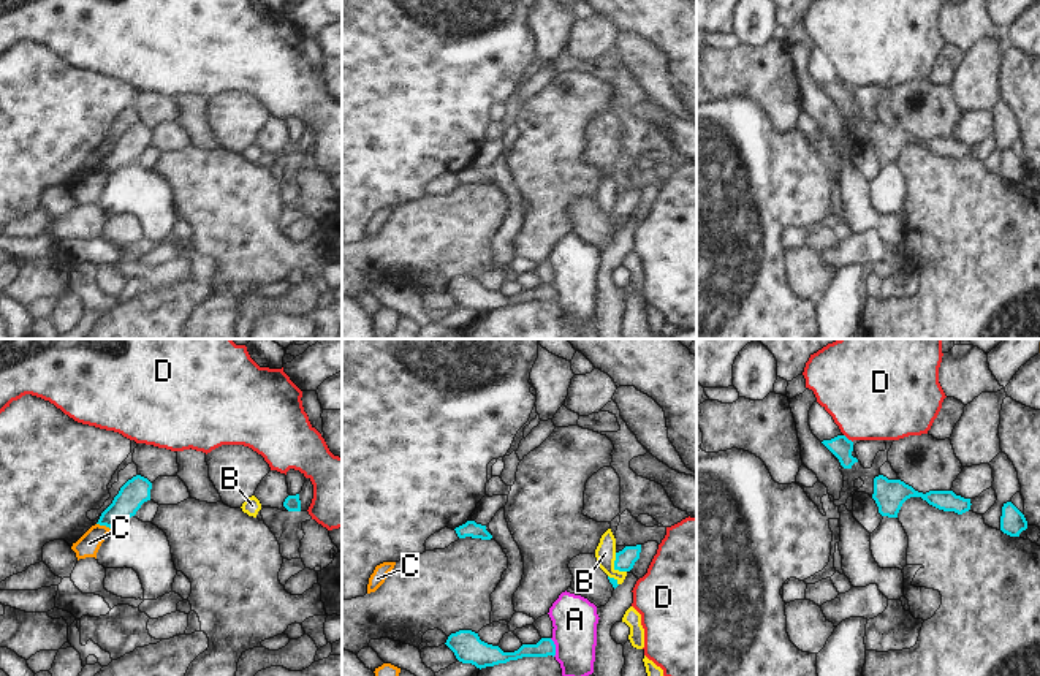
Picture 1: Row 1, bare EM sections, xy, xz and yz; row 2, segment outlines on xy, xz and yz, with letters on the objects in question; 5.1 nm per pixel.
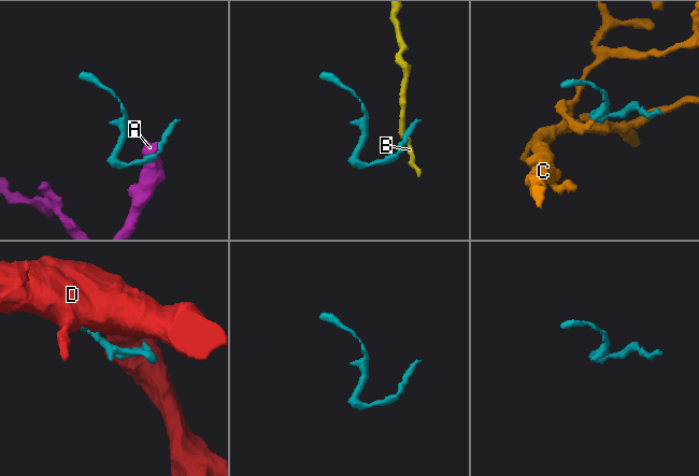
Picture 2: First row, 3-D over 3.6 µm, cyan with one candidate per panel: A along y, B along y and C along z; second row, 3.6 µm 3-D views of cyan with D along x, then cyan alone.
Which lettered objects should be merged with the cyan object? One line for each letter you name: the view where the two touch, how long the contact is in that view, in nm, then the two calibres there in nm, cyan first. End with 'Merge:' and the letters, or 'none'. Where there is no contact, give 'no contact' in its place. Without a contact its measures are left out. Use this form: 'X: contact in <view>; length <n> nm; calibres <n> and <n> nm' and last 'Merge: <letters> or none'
Merge: none

